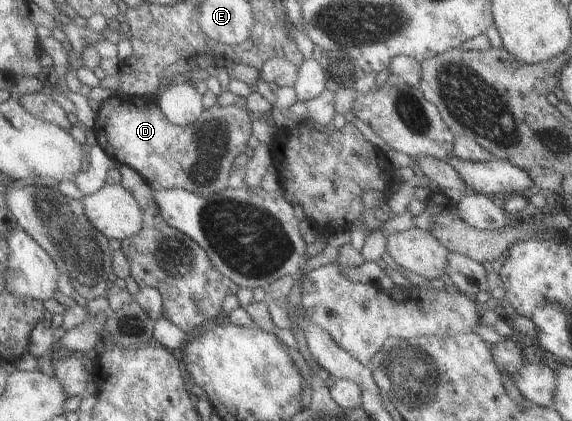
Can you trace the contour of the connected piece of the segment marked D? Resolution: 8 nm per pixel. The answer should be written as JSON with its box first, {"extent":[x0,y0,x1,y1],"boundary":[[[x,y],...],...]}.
{"extent":[91,95,251,197],"boundary":[[[128,95],[109,96],[100,102],[91,127],[97,145],[117,164],[126,165],[135,170],[152,189],[182,189],[208,197],[220,193],[227,187],[227,178],[234,159],[244,152],[246,142],[251,135],[251,122],[248,110],[244,109],[240,99],[224,108],[204,109],[202,116],[192,124],[181,127],[166,120],[158,105],[146,96]]]}

